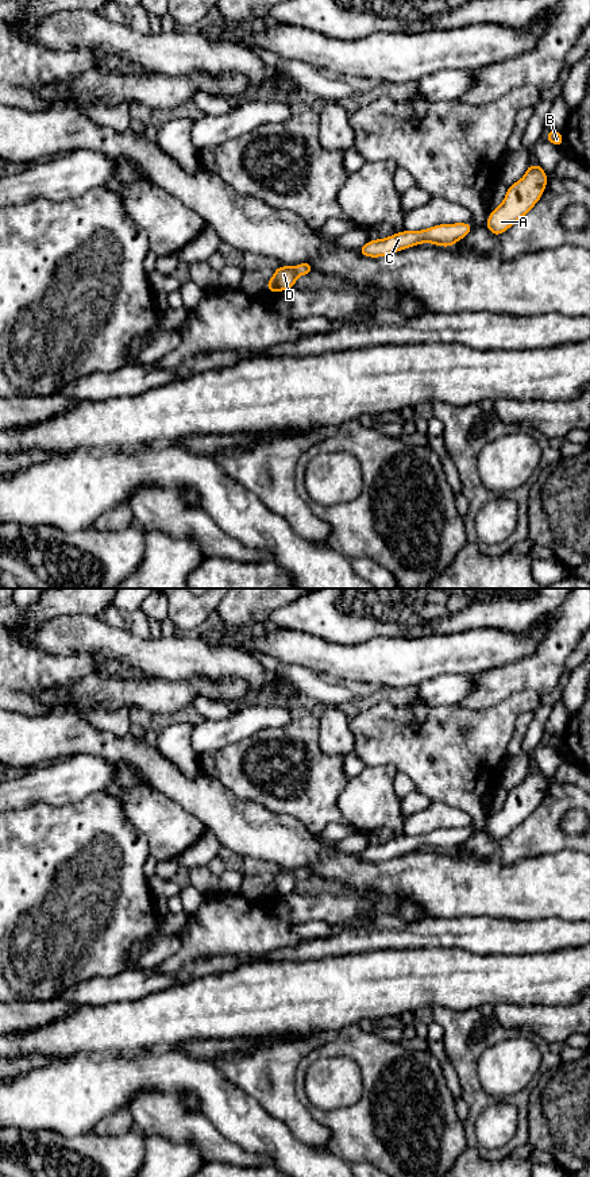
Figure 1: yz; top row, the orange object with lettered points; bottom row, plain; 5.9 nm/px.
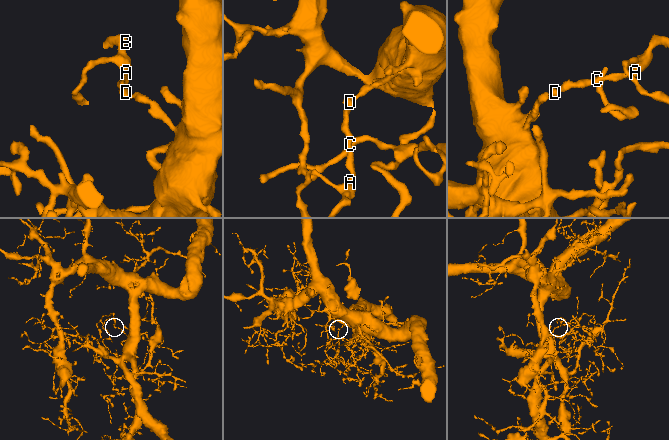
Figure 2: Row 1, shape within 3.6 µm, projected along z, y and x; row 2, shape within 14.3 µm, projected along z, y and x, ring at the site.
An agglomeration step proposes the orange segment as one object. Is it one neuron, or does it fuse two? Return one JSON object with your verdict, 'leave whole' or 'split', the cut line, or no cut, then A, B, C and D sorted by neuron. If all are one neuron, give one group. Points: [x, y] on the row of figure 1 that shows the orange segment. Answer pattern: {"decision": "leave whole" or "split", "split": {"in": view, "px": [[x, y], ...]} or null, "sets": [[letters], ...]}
{"decision": "leave whole", "split": null, "sets": [["A", "B", "C", "D"]]}

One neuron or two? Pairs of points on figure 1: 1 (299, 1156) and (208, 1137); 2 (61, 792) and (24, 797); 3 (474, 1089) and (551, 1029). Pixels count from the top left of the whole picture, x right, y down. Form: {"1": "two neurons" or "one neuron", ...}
{"1": "two neurons", "2": "one neuron", "3": "two neurons"}

